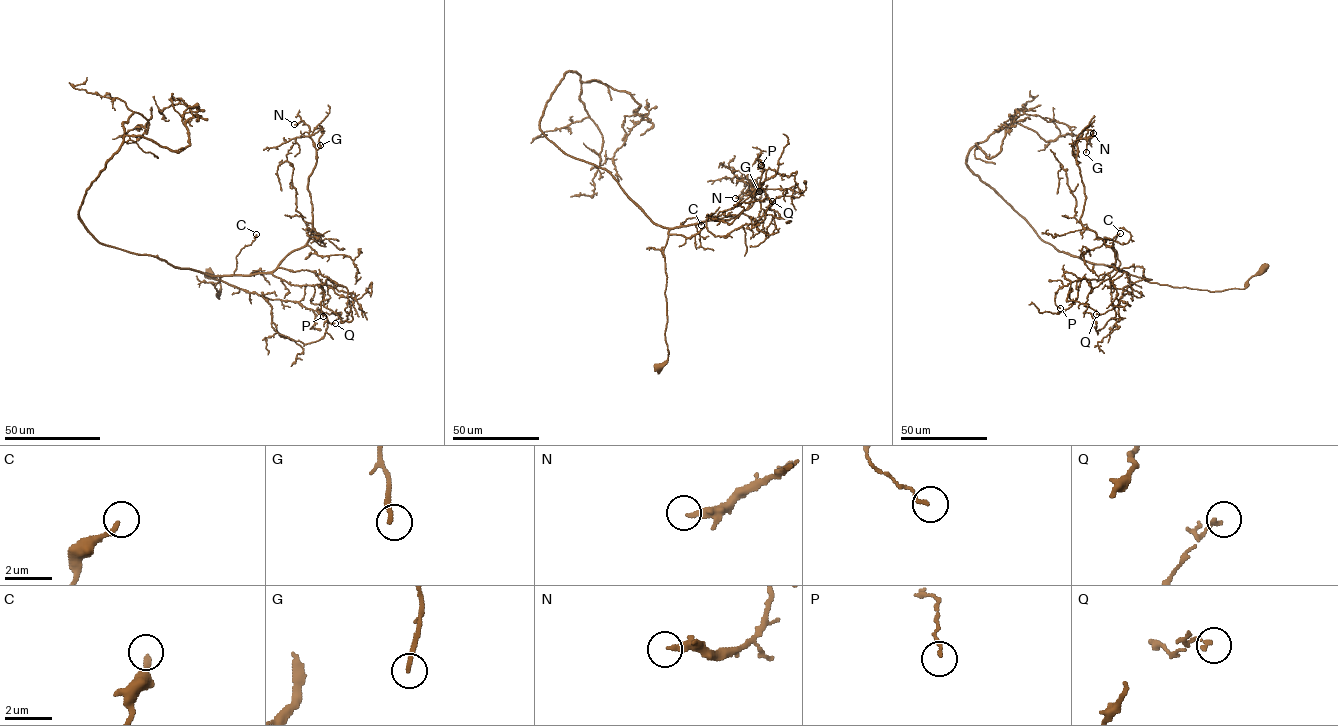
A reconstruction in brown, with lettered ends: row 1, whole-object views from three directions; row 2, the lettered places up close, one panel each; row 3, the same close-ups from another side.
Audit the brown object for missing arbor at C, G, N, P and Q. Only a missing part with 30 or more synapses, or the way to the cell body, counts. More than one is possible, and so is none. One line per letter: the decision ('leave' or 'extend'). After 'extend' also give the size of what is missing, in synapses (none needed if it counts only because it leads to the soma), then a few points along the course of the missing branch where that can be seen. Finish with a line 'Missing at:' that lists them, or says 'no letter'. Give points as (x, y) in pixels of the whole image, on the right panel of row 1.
C: extend | 35 syn | (1120, 233), (1135, 229), (1146, 235)
G: leave
N: leave
P: leave
Q: leave
Missing at: C

